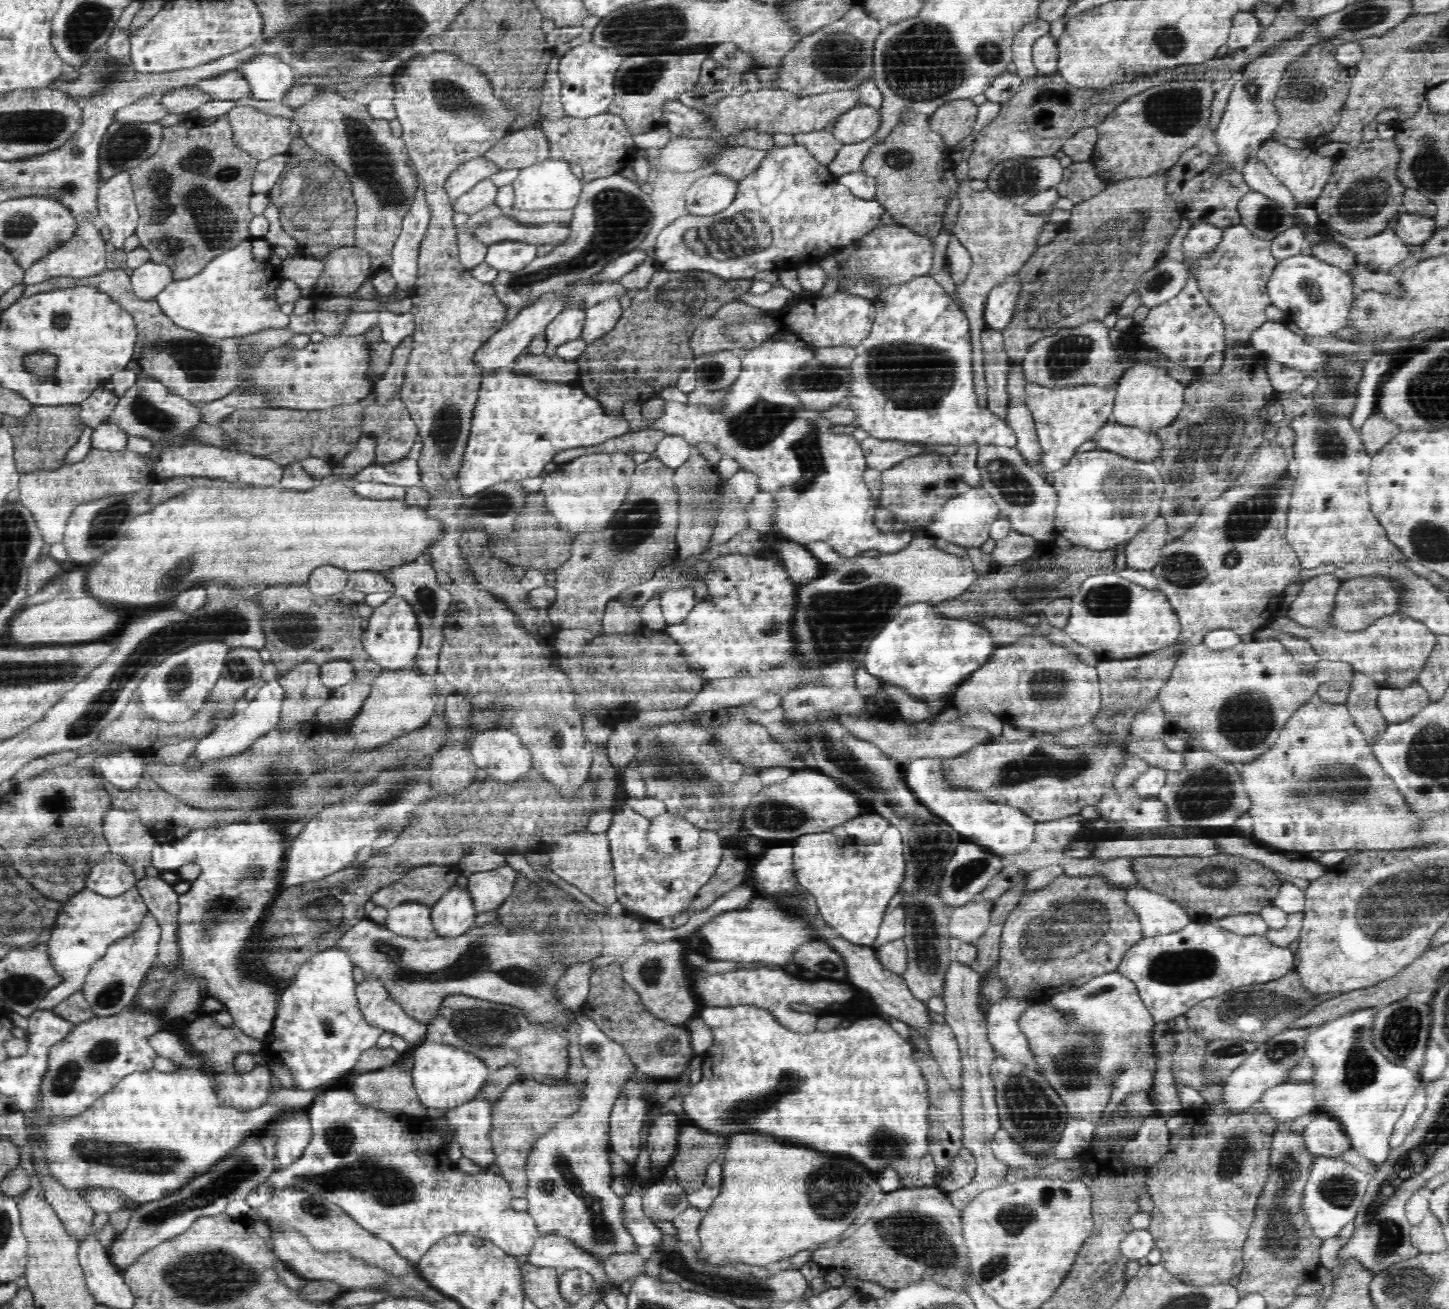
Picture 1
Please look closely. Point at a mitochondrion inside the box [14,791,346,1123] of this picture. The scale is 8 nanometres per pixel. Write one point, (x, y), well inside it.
(51, 848)

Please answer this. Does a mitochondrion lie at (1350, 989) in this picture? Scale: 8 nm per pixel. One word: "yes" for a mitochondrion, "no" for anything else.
no

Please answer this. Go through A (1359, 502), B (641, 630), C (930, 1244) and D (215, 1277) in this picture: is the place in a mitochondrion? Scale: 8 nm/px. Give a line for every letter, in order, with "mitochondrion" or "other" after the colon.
A: other
B: other
C: mitochondrion
D: mitochondrion

